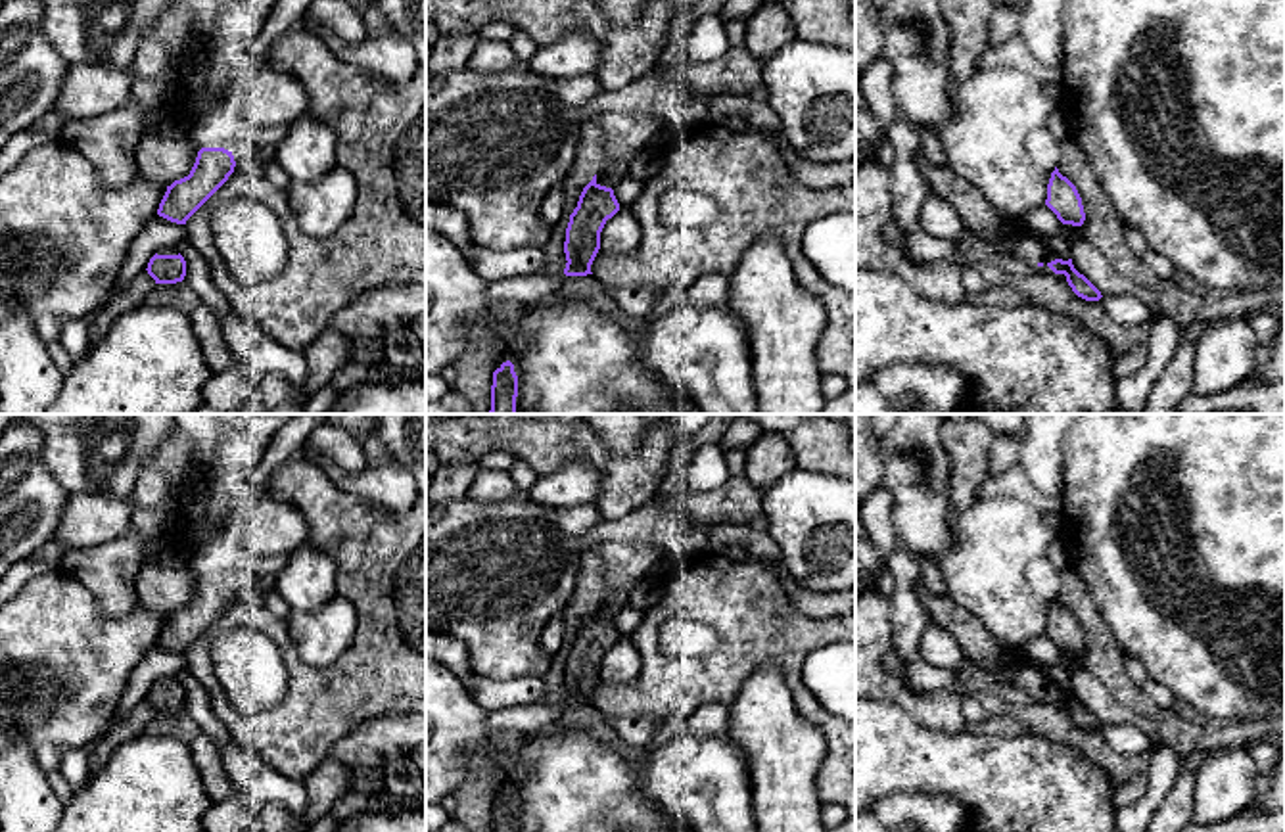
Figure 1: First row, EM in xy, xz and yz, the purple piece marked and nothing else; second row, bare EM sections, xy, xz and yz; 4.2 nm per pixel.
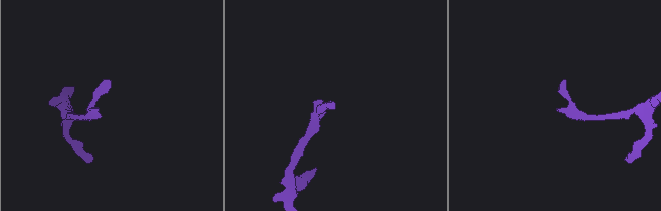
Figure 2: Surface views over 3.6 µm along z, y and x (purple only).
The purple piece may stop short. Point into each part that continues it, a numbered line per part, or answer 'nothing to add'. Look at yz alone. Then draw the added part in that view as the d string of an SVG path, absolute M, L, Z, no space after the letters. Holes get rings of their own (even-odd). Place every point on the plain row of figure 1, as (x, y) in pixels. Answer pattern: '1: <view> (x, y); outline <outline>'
1: yz (1013, 666); outline M923 585L919 596L930 619L959 642L967 658L992 671L997 679L1024 690L1034 702L1055 704L1047 694L1059 688L1057 682L1022 648L1009 648L999 642L949 596L934 596Z

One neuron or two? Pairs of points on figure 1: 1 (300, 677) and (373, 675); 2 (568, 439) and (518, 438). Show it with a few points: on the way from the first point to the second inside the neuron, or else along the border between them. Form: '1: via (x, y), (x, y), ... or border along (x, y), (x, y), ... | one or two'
1: via (317, 679), (355, 679) | one
2: via (557, 438), (530, 438) | one

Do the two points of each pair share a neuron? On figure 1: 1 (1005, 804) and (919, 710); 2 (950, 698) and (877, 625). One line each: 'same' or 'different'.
1: different
2: same

